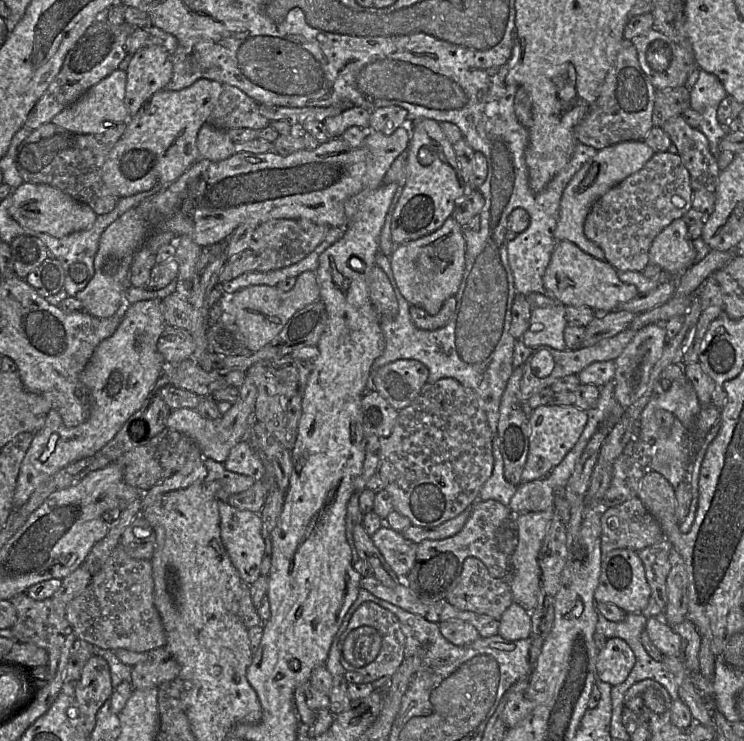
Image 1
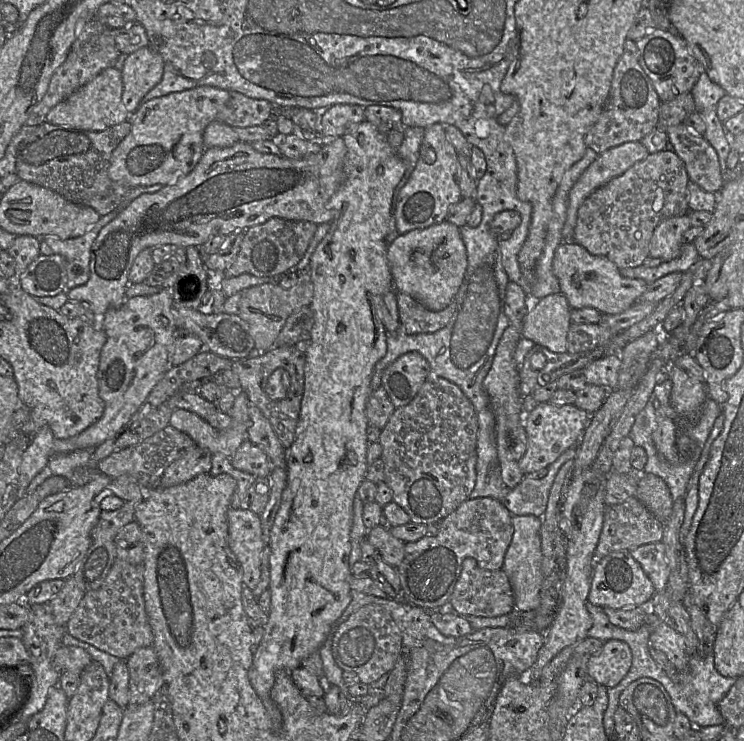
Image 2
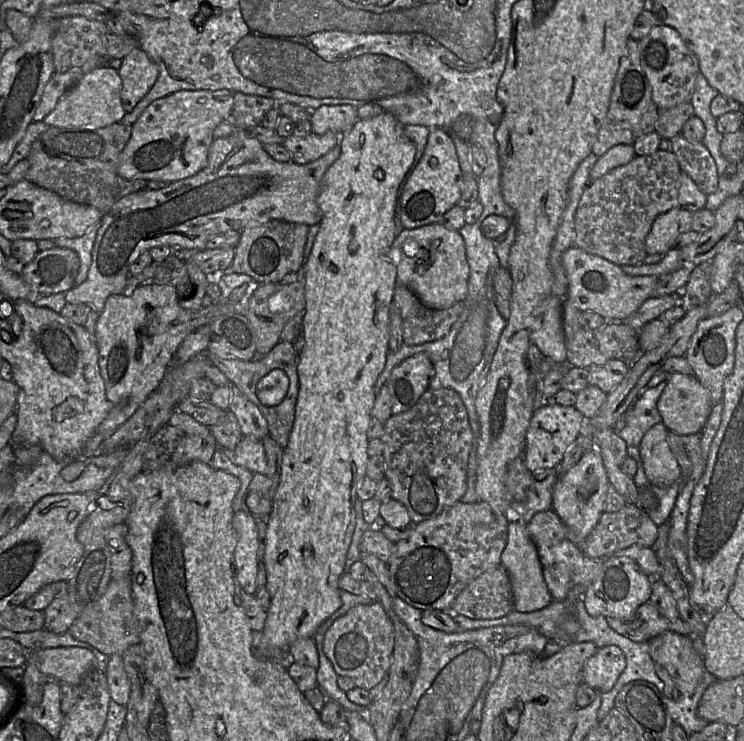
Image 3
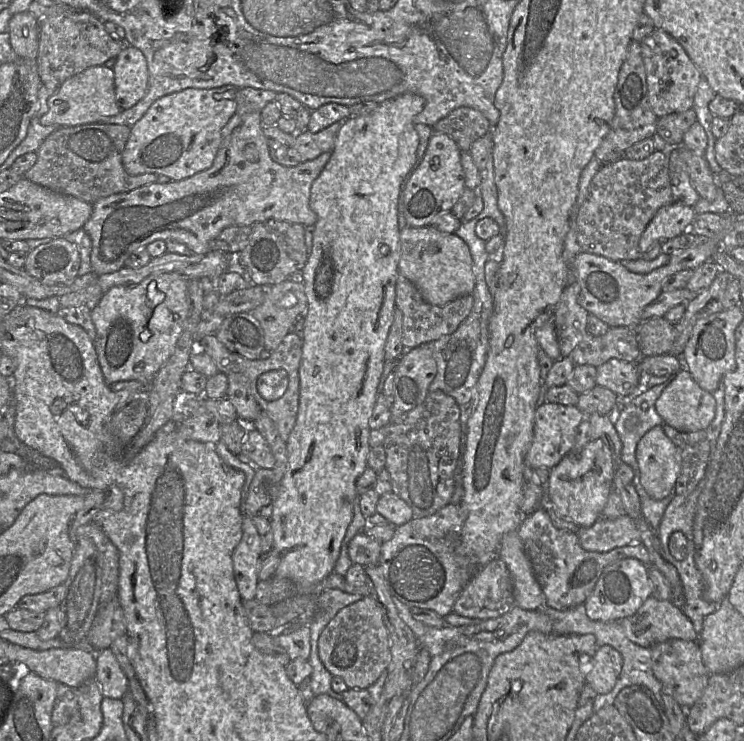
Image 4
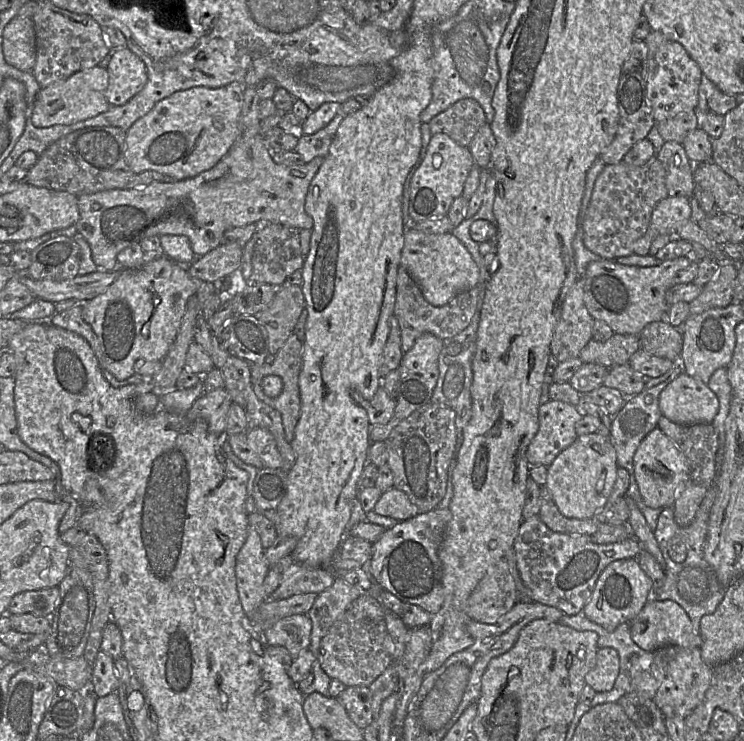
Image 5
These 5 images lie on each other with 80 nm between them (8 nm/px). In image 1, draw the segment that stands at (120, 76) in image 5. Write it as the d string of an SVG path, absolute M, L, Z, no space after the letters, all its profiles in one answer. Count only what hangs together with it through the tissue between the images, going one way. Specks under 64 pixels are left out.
M158 45L144 47L132 55L126 73L124 103L130 116L133 116L152 95L165 89L171 80L171 53Z

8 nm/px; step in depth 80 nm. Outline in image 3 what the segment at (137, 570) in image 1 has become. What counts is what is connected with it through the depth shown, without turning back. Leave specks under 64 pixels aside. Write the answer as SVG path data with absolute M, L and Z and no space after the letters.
M130 577L111 579L104 594L81 610L68 632L75 639L89 643L108 656L122 655L130 646L139 644L140 632L134 612Z

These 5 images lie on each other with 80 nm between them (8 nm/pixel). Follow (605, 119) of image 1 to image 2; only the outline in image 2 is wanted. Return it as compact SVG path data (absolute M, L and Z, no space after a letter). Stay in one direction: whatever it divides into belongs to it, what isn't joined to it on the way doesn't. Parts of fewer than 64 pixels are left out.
M626 39L624 51L618 60L611 83L611 89L603 110L585 136L585 144L598 155L626 142L640 141L657 125L661 101L639 63L636 41Z

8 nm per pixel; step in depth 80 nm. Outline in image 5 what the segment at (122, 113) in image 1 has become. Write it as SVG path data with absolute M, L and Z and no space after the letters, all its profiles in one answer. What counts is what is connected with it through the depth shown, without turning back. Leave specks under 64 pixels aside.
M97 65L78 71L64 80L41 88L31 111L32 123L39 128L71 125L106 112L111 106L104 95L108 83L107 68Z

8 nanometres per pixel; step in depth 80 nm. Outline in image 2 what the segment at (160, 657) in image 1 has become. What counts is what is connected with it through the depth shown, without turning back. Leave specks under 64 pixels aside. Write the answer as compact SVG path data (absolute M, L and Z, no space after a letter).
M152 646L138 648L125 662L129 672L129 705L140 705L152 700L164 685L155 649Z

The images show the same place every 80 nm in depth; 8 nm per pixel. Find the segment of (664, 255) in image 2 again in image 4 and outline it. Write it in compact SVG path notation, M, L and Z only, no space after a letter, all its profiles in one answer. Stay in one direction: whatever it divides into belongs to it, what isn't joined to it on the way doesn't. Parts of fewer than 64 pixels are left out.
M673 201L661 207L639 240L639 250L646 253L656 242L664 242L686 232L695 217L693 207Z

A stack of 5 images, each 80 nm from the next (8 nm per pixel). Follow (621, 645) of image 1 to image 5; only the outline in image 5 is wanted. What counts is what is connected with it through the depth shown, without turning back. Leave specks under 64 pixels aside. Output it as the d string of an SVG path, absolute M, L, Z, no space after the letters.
M611 647L599 648L596 654L596 664L585 676L585 684L595 692L612 690L619 674L620 659L618 652Z

